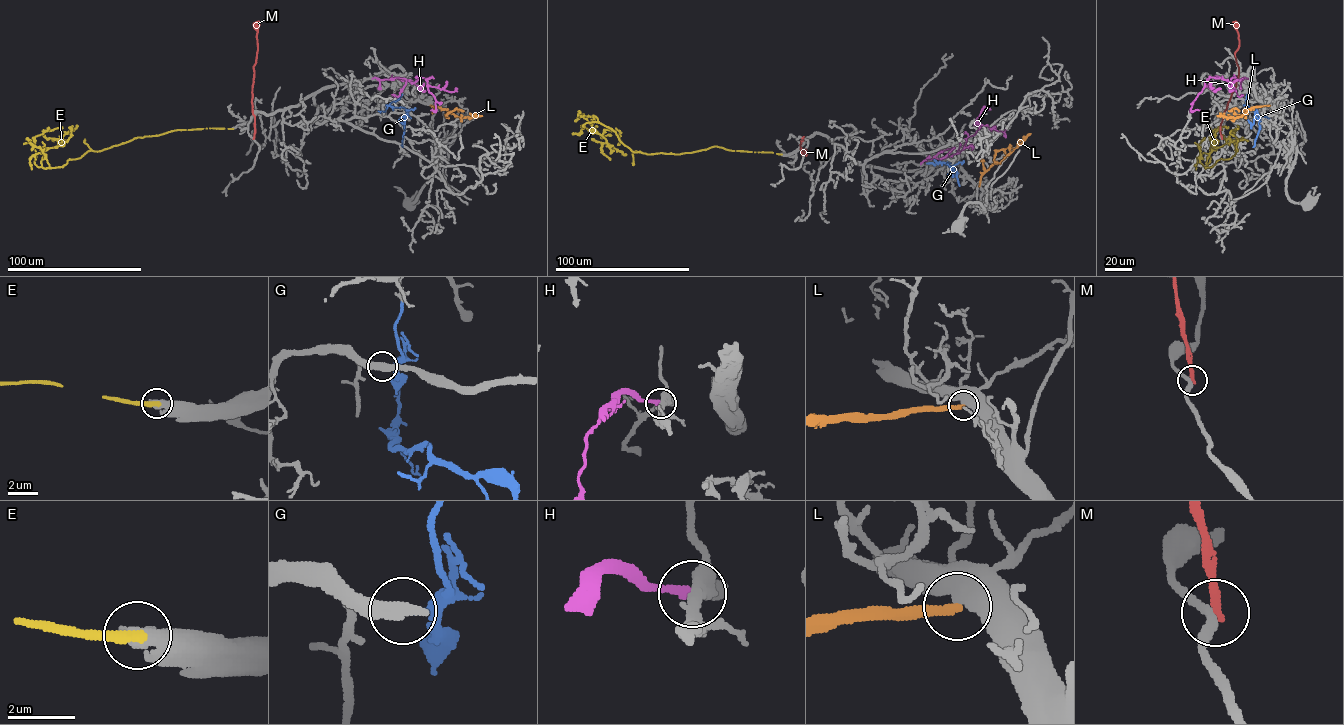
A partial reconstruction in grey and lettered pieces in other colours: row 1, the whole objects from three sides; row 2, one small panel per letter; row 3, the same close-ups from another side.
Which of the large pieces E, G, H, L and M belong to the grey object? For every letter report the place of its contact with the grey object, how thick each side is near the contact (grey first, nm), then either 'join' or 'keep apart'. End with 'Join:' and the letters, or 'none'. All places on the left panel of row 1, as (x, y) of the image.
E: contact (233, 128); calibres 600 and 240 nm; keep apart
G: contact (399, 100); calibres 130 and 110 nm; keep apart
H: contact (372, 78); calibres 360 and 240 nm; keep apart
L: contact (430, 105); calibres 750 and 320 nm; keep apart
M: contact (253, 138); calibres 280 and 240 nm; keep apart
Join: none

